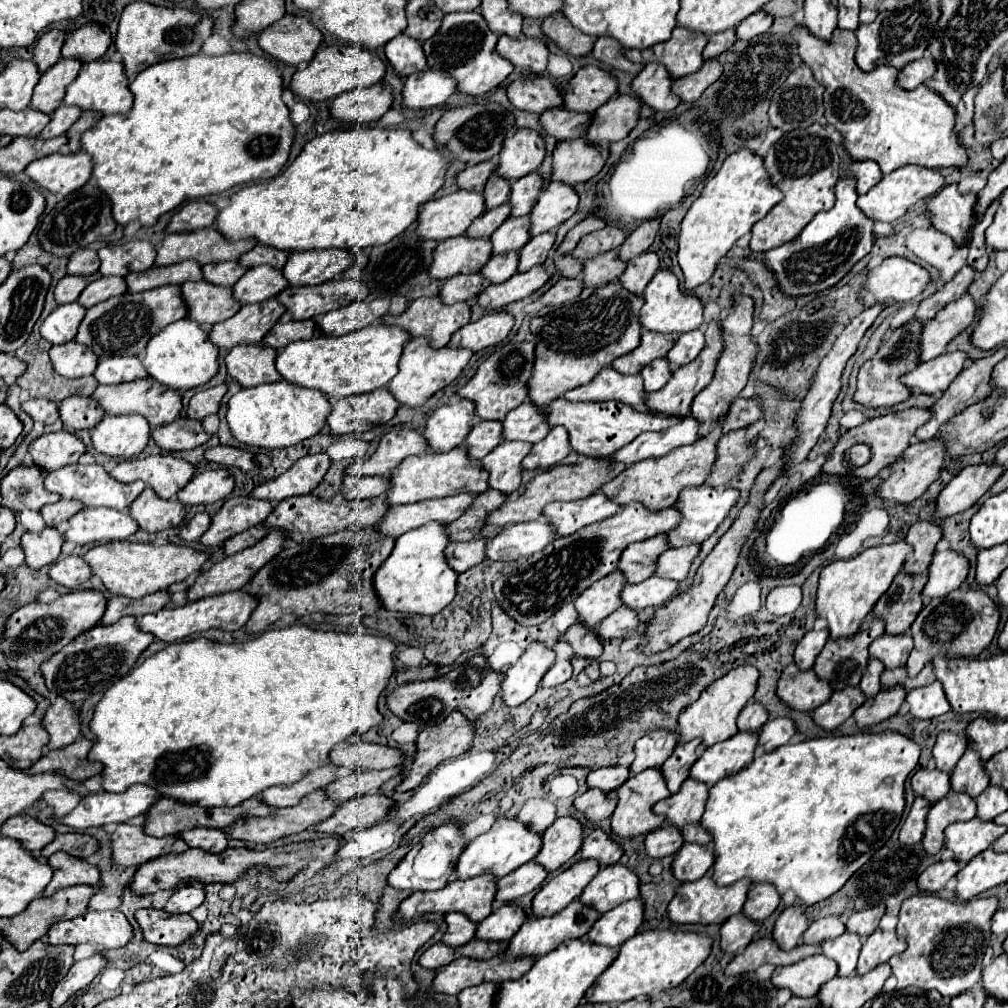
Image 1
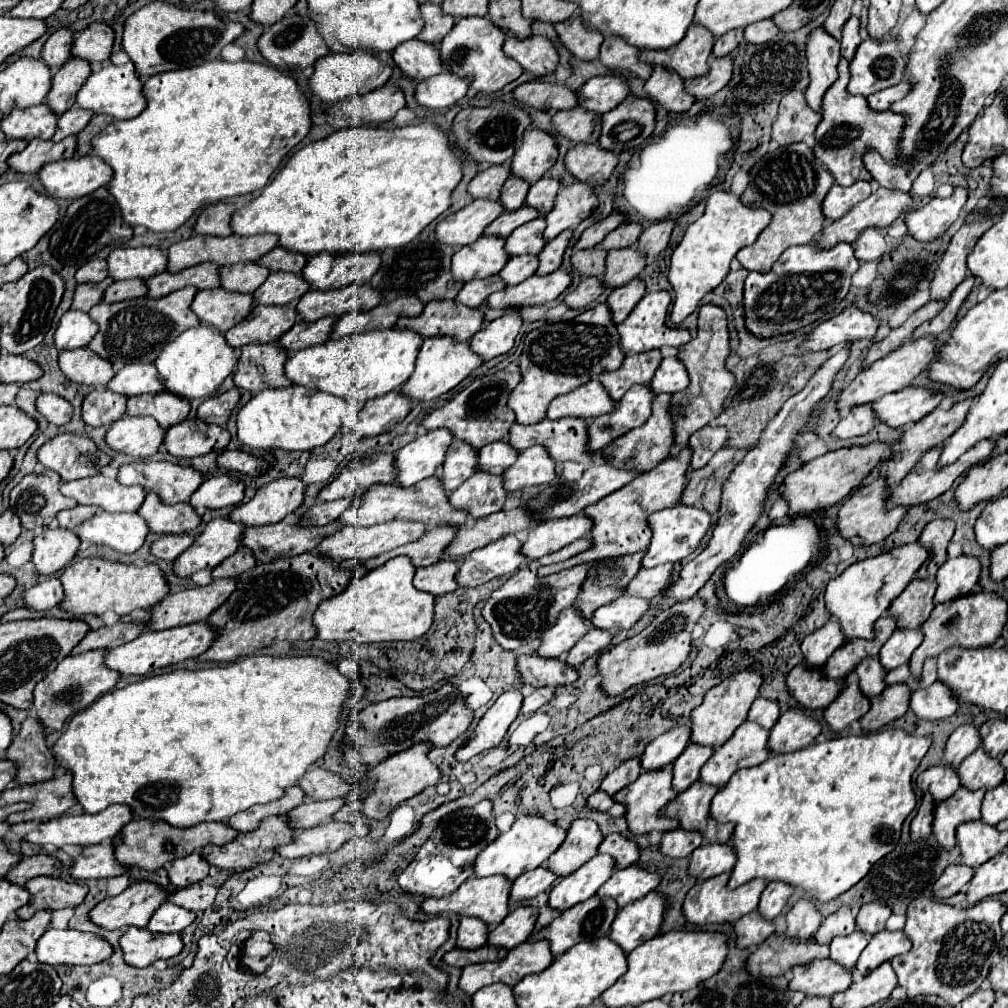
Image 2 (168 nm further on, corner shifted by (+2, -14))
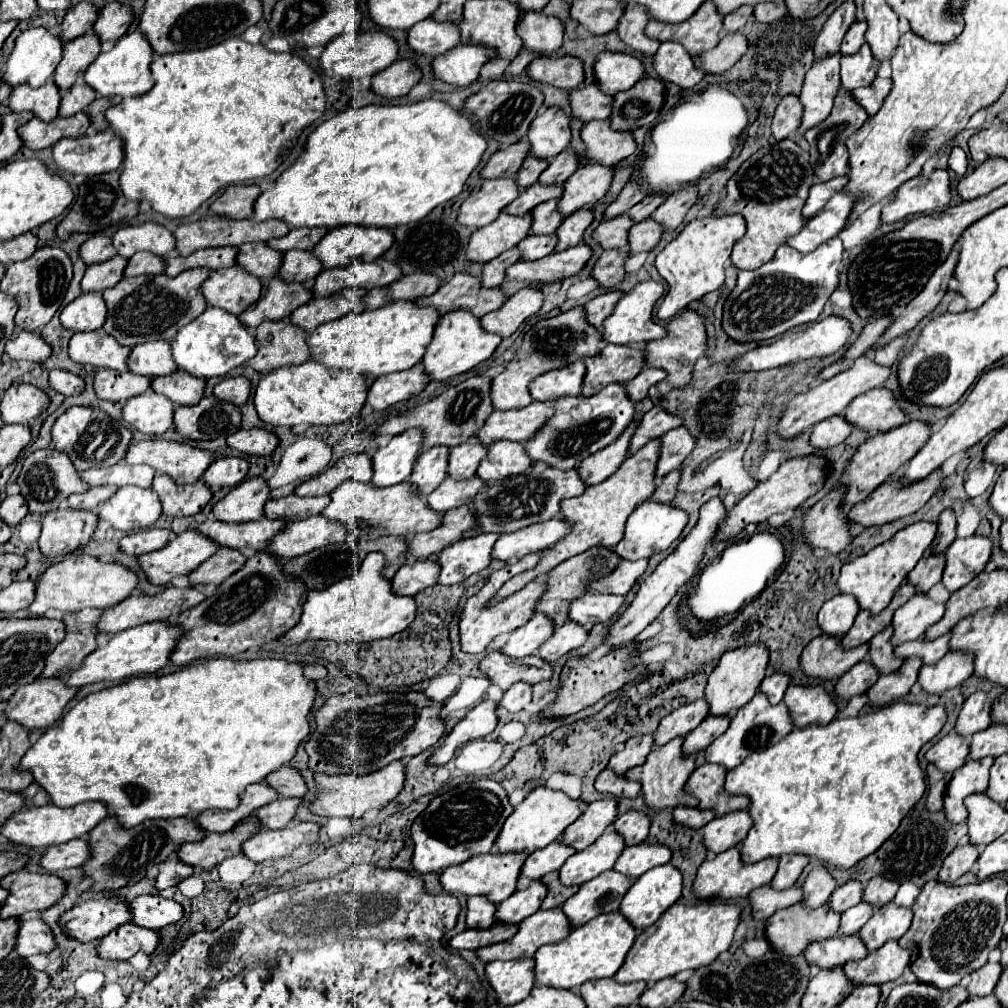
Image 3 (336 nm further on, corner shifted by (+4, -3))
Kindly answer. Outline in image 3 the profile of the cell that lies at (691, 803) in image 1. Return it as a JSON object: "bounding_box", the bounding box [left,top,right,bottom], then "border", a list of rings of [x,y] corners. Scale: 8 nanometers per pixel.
{"bounding_box":[684,764,748,818],"border":[[[702,764],[690,774],[690,778],[684,786],[684,790],[688,794],[698,798],[698,808],[712,810],[716,818],[720,818],[728,812],[738,812],[738,810],[748,808],[748,798],[728,796],[724,792],[724,776],[726,776],[724,766]]]}

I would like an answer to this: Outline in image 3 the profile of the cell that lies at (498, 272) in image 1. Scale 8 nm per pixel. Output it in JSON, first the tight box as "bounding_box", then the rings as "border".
{"bounding_box":[516,234,556,260],"border":[[[548,234],[548,236],[526,236],[516,248],[520,250],[520,260],[538,260],[548,256],[556,246],[556,236]]]}

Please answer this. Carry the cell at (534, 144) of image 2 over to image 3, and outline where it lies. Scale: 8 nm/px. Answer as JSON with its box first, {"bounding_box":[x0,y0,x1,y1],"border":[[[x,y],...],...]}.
{"bounding_box":[528,108,570,160],"border":[[[546,108],[528,130],[530,156],[552,160],[570,142],[570,118],[560,108]]]}

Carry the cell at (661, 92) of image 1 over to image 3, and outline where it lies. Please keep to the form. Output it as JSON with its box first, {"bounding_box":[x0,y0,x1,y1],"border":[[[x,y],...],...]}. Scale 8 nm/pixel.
{"bounding_box":[654,42,704,90],"border":[[[676,42],[660,44],[654,54],[654,70],[662,80],[672,82],[682,90],[696,86],[704,78],[704,72],[694,66],[692,56]]]}

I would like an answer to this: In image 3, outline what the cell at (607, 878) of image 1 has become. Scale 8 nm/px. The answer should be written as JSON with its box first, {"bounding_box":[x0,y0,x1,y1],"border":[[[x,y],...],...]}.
{"bounding_box":[614,844,672,882],"border":[[[638,844],[624,848],[620,858],[614,864],[614,870],[628,876],[632,882],[638,880],[644,872],[648,872],[654,866],[670,862],[672,852],[666,846],[652,846],[652,844]]]}

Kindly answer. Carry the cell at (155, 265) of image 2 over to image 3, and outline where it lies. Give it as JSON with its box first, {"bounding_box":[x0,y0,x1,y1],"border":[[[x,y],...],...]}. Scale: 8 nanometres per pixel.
{"bounding_box":[112,222,174,258],"border":[[[146,222],[142,226],[122,226],[112,240],[116,252],[124,258],[130,258],[142,250],[164,258],[174,250],[172,232],[154,222]]]}

